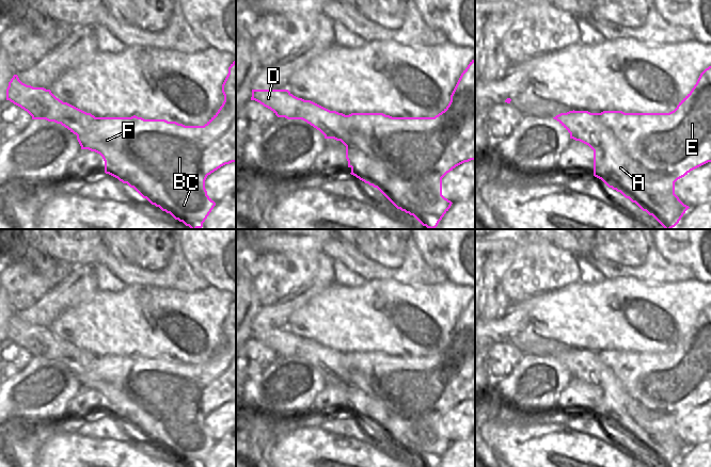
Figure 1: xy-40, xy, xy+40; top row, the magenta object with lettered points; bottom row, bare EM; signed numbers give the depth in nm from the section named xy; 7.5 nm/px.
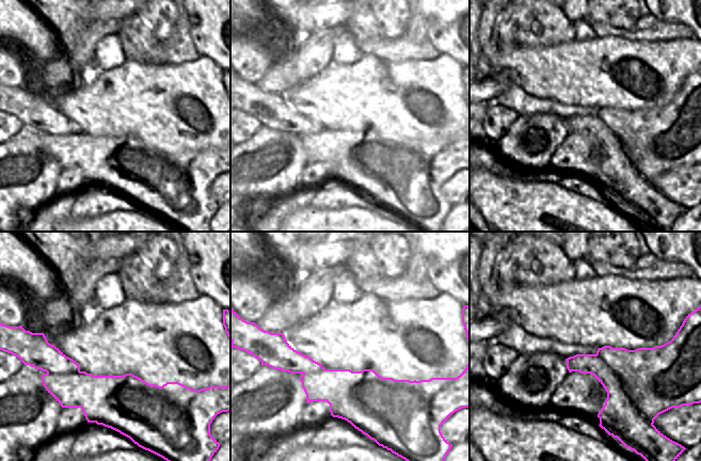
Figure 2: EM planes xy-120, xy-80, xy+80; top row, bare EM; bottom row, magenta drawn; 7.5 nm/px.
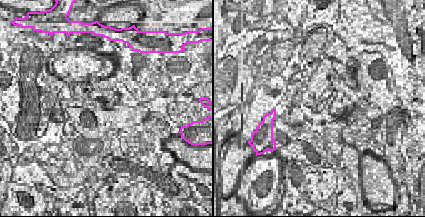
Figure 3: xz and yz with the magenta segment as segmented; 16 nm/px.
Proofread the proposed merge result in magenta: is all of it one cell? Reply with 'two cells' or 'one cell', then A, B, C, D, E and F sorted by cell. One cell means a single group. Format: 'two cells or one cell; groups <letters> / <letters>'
two cells; groups A D / B C E F

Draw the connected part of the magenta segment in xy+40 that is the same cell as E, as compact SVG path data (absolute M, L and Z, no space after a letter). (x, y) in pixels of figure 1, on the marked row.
M711 66L669 113L598 113L638 167L638 184L654 194L675 194L675 182L711 162Z

